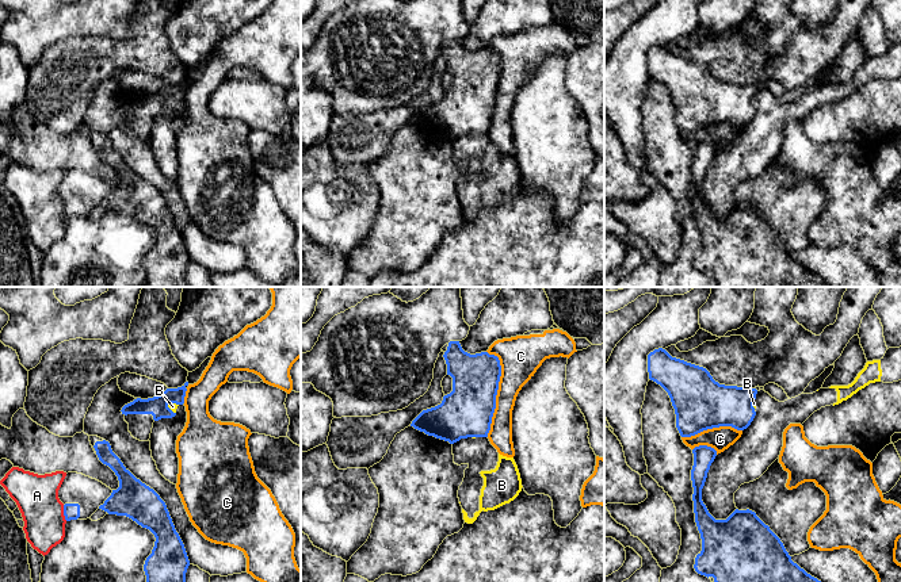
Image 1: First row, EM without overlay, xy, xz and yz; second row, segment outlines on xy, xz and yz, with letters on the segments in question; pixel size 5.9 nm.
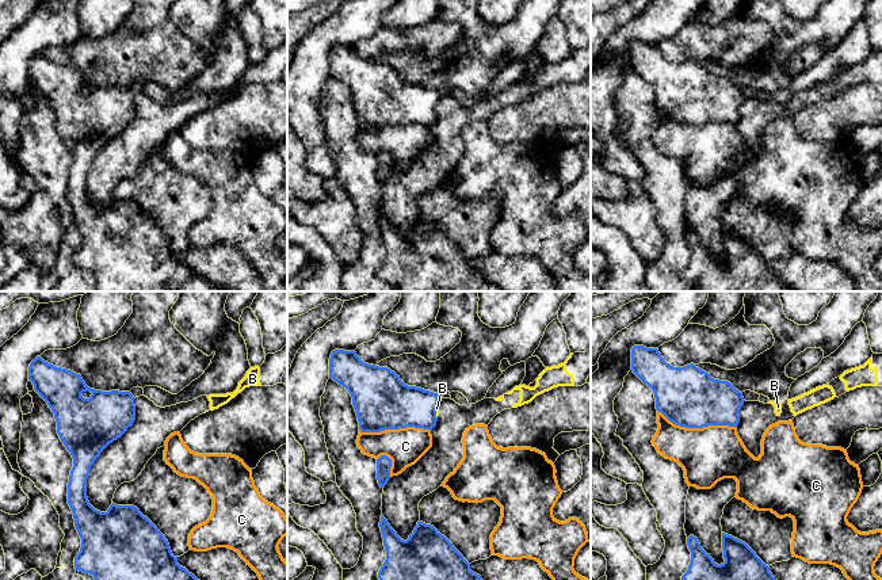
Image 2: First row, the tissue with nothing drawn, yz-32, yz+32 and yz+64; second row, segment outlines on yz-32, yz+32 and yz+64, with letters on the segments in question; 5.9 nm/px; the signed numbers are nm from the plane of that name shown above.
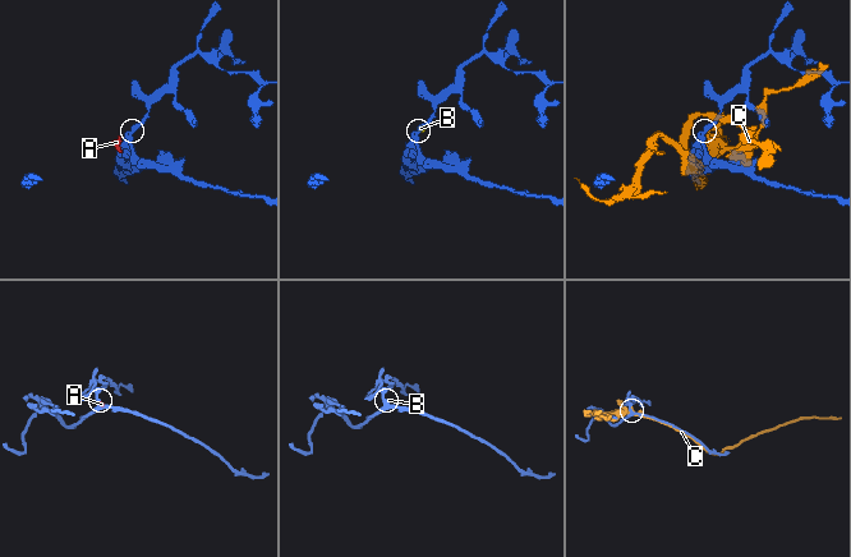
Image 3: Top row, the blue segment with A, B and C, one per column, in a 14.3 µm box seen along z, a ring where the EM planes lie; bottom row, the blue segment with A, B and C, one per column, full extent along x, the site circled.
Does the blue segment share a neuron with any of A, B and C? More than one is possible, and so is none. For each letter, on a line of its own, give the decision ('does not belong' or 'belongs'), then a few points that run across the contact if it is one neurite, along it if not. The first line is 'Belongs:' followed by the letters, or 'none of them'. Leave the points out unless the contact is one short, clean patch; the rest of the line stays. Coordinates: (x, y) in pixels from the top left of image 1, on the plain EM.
Belongs: none of them
A: does not belong
B: does not belong | xy (168, 99), (168, 103), (175, 110)
C: does not belong

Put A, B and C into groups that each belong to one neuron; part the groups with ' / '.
A / B / C

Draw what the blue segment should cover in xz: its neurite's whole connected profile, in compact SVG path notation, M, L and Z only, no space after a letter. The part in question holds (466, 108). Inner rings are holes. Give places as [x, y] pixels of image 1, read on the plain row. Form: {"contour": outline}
{"contour": "M450 38L443 54L447 72L453 74L453 88L443 93L440 102L423 107L411 123L450 141L467 134L488 134L501 73L499 54L488 49L470 51L462 46L459 38Z"}

